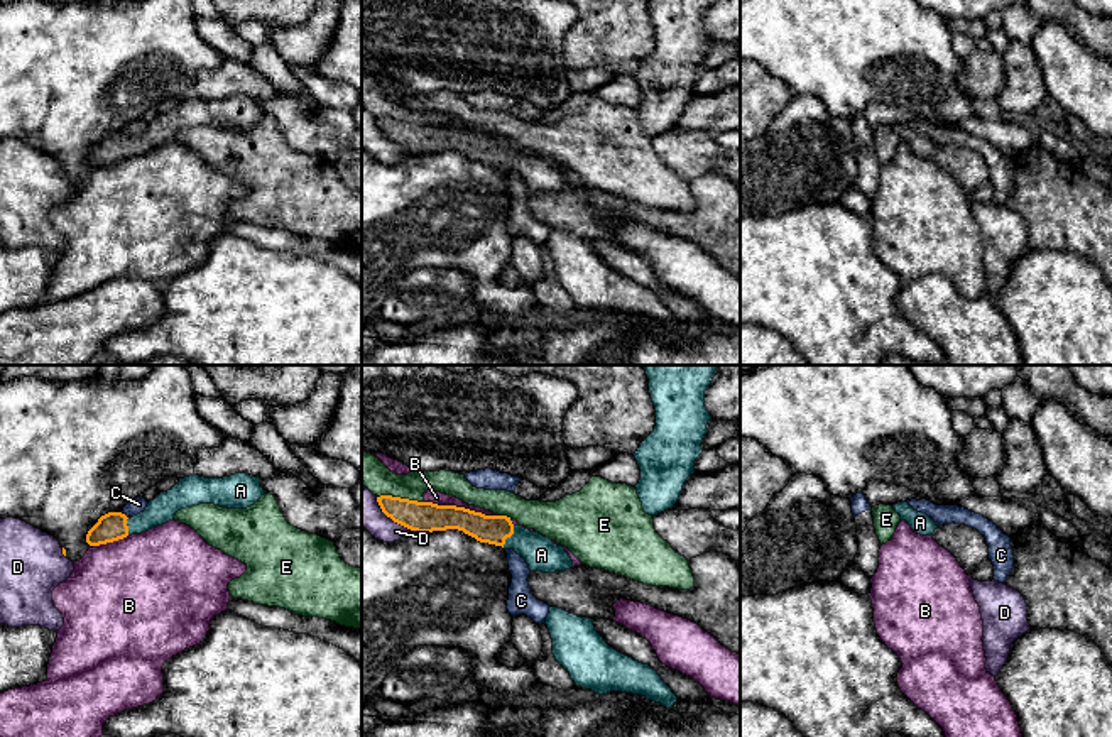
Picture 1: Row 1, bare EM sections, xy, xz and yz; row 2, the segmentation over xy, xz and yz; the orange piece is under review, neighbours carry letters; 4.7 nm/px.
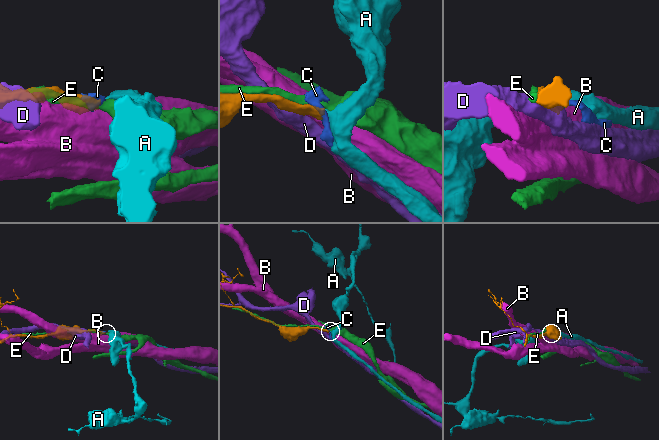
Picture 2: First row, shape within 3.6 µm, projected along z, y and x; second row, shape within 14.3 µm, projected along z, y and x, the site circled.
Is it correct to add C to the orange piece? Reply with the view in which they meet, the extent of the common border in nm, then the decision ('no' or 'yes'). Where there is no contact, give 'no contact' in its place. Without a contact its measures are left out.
xy | 50 nm | no

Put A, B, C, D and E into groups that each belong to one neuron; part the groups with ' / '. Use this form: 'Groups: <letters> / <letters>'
Groups: A / B / C / D / E

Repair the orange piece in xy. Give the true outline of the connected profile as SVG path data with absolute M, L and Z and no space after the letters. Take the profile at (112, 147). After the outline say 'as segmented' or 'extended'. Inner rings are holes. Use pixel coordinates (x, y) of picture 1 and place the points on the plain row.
M235 95L223 100L189 96L167 113L150 122L144 134L127 139L122 134L108 134L88 152L86 164L100 167L145 154L174 140L176 134L199 125L215 125L228 130L253 127L265 112L260 100L248 95Z | extended

